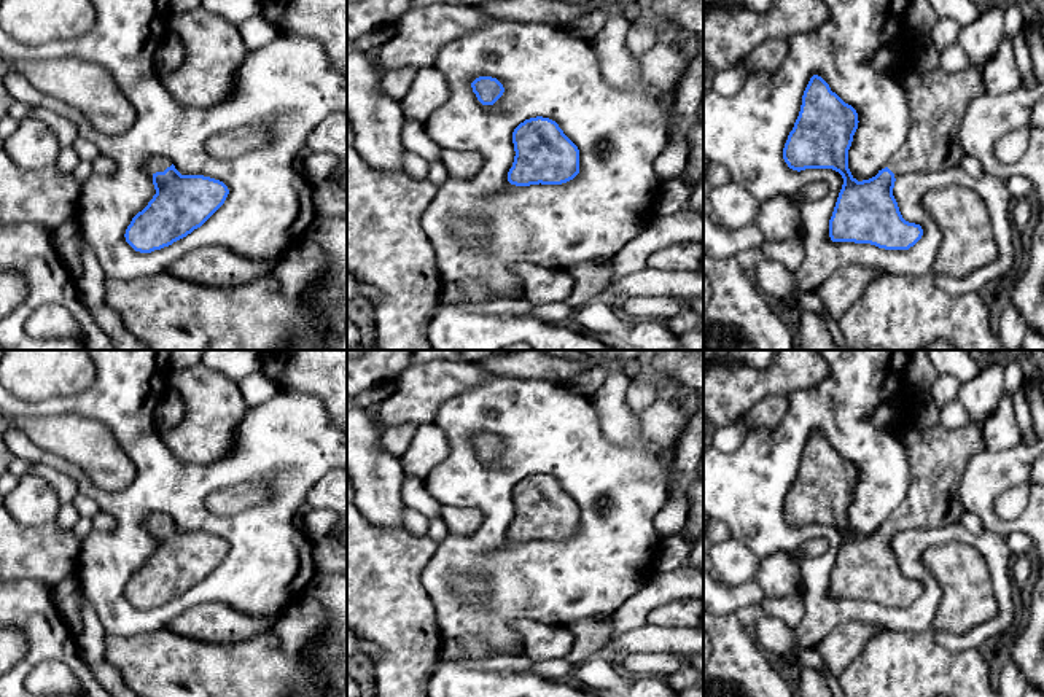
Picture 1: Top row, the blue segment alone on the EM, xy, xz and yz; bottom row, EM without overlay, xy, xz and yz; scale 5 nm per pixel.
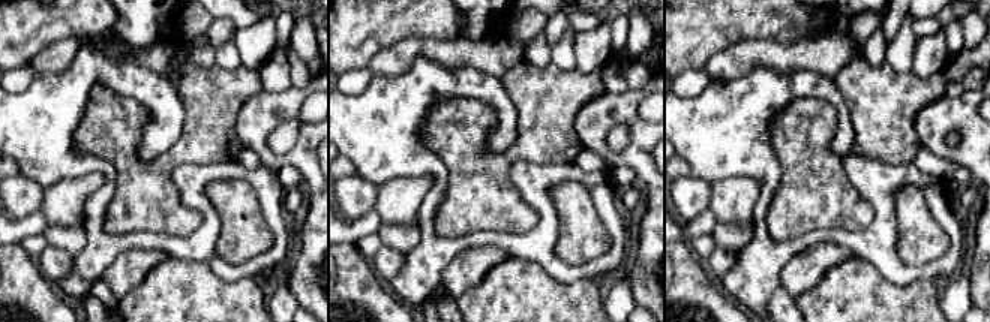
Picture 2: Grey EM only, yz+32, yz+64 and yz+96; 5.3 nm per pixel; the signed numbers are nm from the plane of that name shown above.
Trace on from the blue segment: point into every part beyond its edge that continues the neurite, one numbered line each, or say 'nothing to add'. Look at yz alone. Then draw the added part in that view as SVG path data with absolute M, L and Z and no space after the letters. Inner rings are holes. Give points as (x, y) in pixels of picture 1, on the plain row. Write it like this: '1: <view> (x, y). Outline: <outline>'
1: yz (938, 457). Outline: M909 422L899 433L910 463L907 496L888 519L894 532L929 530L963 514L958 487L968 461L987 450L977 425L947 430Z

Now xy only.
1: xy (155, 521). Outline: M151 514L151 516L148 516L148 527L151 530L164 528L170 522L172 522L172 519L167 514Z

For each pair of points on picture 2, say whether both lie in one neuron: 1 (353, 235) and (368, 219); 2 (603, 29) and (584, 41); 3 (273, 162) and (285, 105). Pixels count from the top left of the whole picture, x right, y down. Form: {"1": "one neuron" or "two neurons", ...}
{"1": "one neuron", "2": "one neuron", "3": "one neuron"}

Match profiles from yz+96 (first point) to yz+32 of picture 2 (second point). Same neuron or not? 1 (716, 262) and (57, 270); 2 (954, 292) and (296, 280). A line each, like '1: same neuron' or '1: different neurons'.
1: same neuron
2: different neurons

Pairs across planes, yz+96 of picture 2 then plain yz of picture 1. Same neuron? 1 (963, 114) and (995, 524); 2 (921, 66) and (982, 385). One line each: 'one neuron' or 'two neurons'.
1: one neuron
2: one neuron

